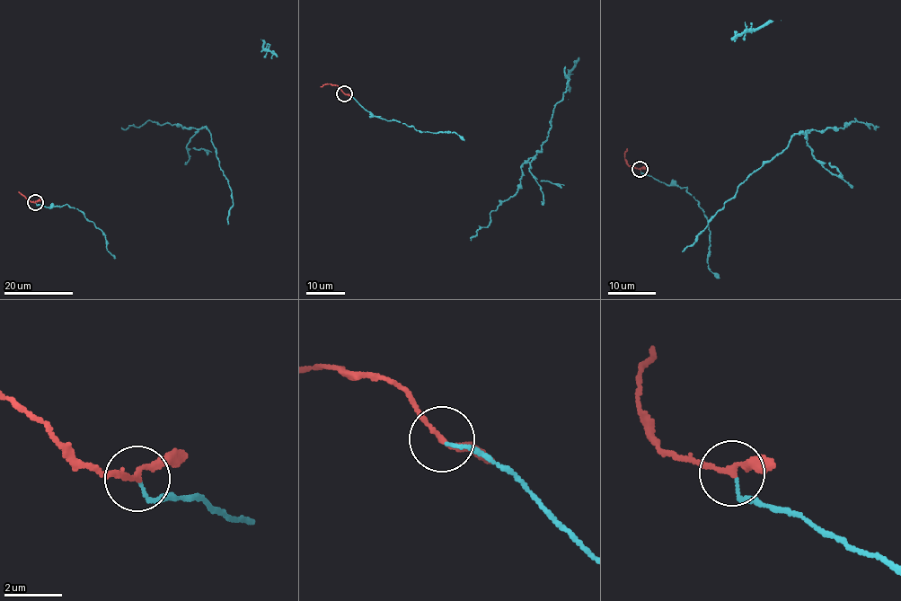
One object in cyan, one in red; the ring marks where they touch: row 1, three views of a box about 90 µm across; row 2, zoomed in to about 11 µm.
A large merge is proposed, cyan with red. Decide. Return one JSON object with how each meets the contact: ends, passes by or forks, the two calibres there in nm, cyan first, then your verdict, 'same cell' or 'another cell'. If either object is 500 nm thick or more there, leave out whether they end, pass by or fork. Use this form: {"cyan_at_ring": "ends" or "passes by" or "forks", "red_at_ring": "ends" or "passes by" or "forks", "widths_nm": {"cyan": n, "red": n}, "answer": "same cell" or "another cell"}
{"cyan_at_ring": "ends", "red_at_ring": "passes by", "widths_nm": {"cyan": 90, "red": 160}, "answer": "same cell"}

